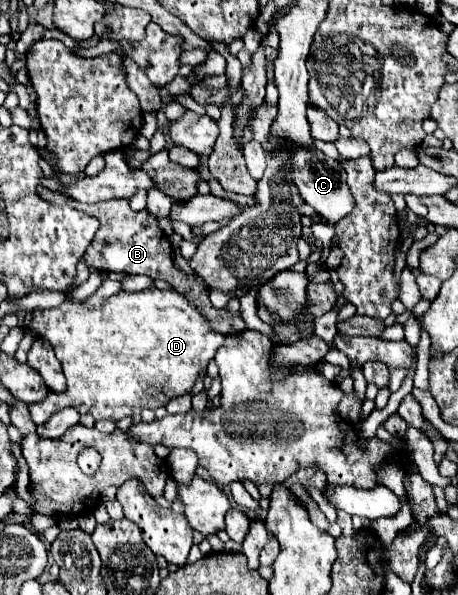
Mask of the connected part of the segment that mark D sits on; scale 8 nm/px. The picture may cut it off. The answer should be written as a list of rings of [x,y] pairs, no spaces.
[[[144,289],[138,293],[120,291],[118,295],[112,295],[102,309],[96,311],[90,311],[82,301],[66,301],[56,309],[34,311],[30,329],[38,337],[52,343],[68,381],[68,389],[64,393],[48,393],[42,403],[30,405],[30,415],[36,425],[64,407],[74,407],[78,413],[90,413],[96,421],[118,421],[122,417],[134,415],[134,411],[154,411],[164,407],[170,399],[192,391],[198,375],[208,367],[208,361],[214,359],[214,353],[224,343],[224,335],[214,333],[208,319],[196,309],[196,305],[176,289]]]

